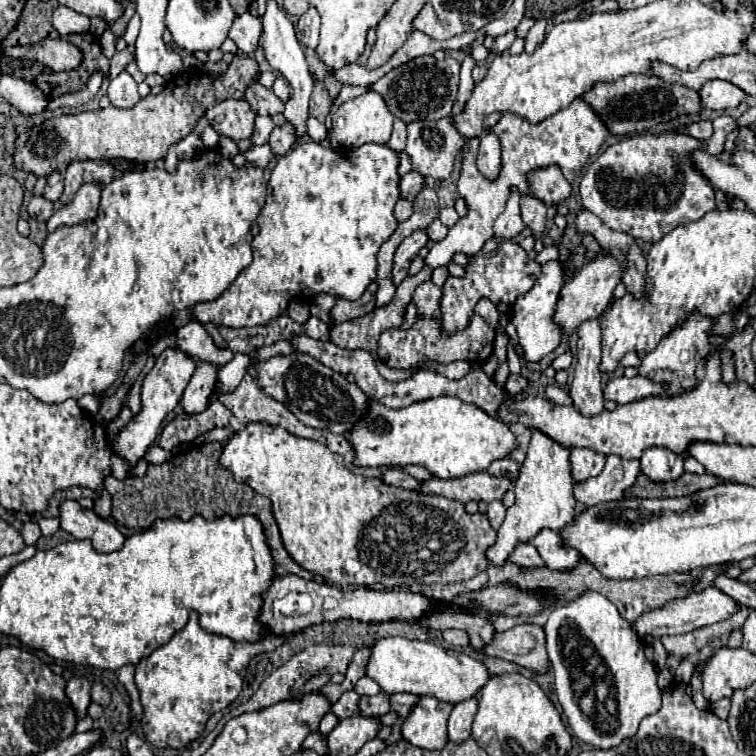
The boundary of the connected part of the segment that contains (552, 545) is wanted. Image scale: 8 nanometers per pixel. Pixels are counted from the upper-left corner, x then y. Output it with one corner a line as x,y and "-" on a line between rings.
542,529
534,539
534,547
538,549
540,557
544,559
546,567
552,571
568,571
580,563
580,553
576,549
562,549
560,535
550,529

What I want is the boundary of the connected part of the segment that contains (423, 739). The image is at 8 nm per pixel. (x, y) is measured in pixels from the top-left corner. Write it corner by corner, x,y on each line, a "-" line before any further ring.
422,695
402,723
402,737
414,747
442,749
448,741
446,721
450,711
450,703

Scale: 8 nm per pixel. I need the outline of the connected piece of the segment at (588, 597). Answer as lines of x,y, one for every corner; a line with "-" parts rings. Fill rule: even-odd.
586,591
584,595
576,597
568,605
560,605
552,609
548,623
544,625
546,633
546,649
550,657
550,665
554,671
554,687
558,701
564,709
564,715
574,731
574,735
596,747
596,749
610,749
622,743
628,737
634,737
638,731
638,723
652,713
658,713
662,707
662,691
656,685
658,671
652,661
644,655
644,645
638,633
632,629
628,621
624,621
618,609
600,593
-
564,633
576,633
576,643
564,643

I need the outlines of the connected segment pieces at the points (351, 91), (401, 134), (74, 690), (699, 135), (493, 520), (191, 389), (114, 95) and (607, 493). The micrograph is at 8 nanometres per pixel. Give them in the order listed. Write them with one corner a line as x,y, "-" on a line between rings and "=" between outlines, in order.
344,85
342,87
342,91
340,91
340,95
336,97
336,107
340,105
340,103
344,103
344,101
348,101
348,99
352,99
352,97
358,97
358,95
362,95
362,93
366,93
370,89
370,85
366,85
366,87
352,87
352,85
=
396,119
394,121
394,131
392,131
392,137
390,141
386,143
386,147
390,147
392,151
404,151
404,145
406,145
406,123
=
72,677
68,681
68,685
66,685
66,695
72,701
72,707
74,707
76,715
78,715
78,719
86,717
86,711
88,711
90,703
92,703
90,701
90,687
92,685
84,677
=
694,121
694,123
686,125
686,133
692,135
694,139
706,143
712,137
712,123
710,121
=
498,499
492,501
492,503
488,505
488,519
490,519
490,525
492,525
494,529
498,529
498,527
502,525
504,517
506,517
506,507
504,507
504,503
498,501
=
200,363
184,389
184,395
180,399
180,405
186,415
198,415
208,407
208,399
212,395
214,387
214,377
216,377
216,367
210,363
=
120,73
108,87
108,99
114,107
134,107
140,101
138,85
128,73
=
608,455
606,467
598,477
592,477
580,485
574,485
574,497
586,507
622,499
624,489
632,487
636,475
640,473
640,463
636,459
628,461
618,455

